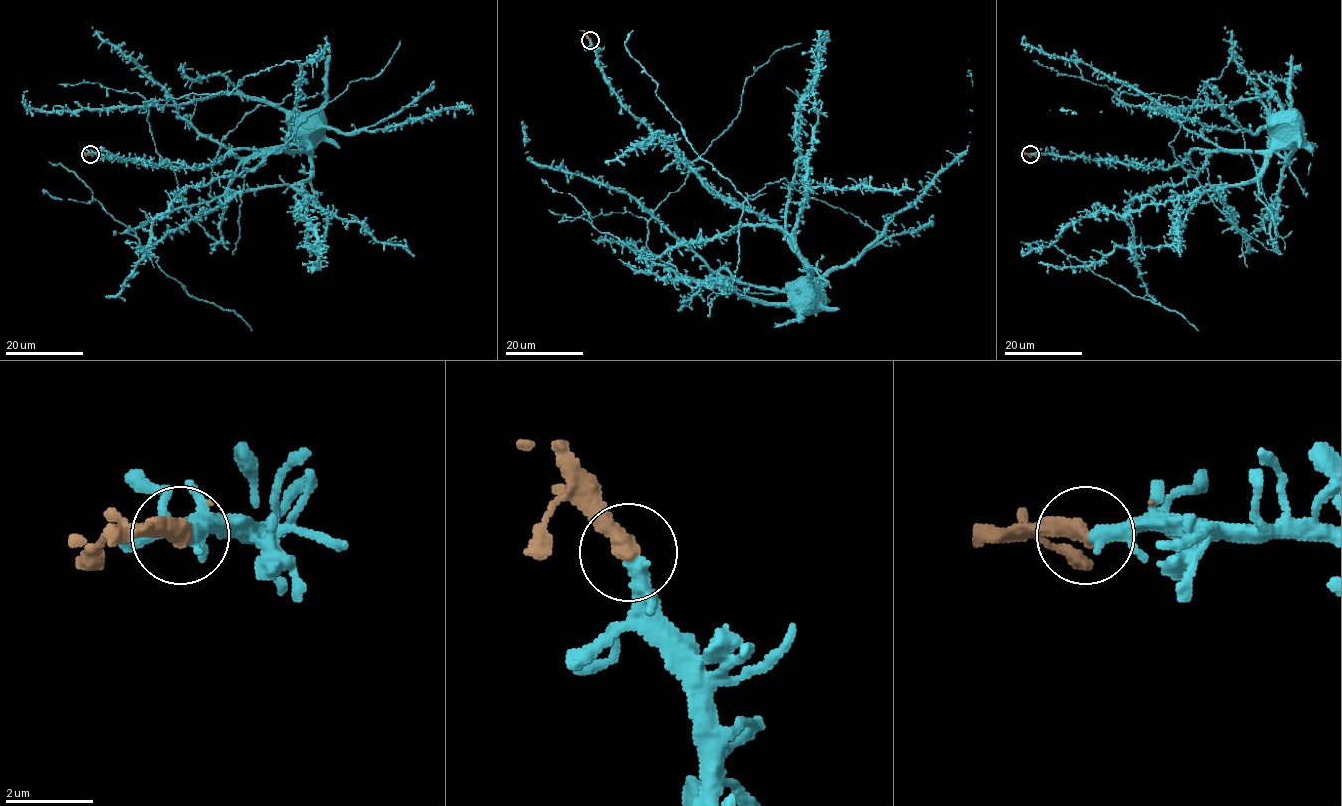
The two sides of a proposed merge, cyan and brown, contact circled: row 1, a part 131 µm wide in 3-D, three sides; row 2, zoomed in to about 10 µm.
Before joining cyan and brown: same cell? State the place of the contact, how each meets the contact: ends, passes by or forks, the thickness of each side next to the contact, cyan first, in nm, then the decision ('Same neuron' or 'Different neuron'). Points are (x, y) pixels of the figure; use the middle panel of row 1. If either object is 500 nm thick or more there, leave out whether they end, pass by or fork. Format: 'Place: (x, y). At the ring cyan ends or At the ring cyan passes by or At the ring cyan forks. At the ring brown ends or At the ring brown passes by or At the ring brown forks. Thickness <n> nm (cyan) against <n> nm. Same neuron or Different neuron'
Place: (590, 40). At the ring cyan passes by. At the ring brown ends. Thickness 280 nm (cyan) against 440 nm. Same neuron

